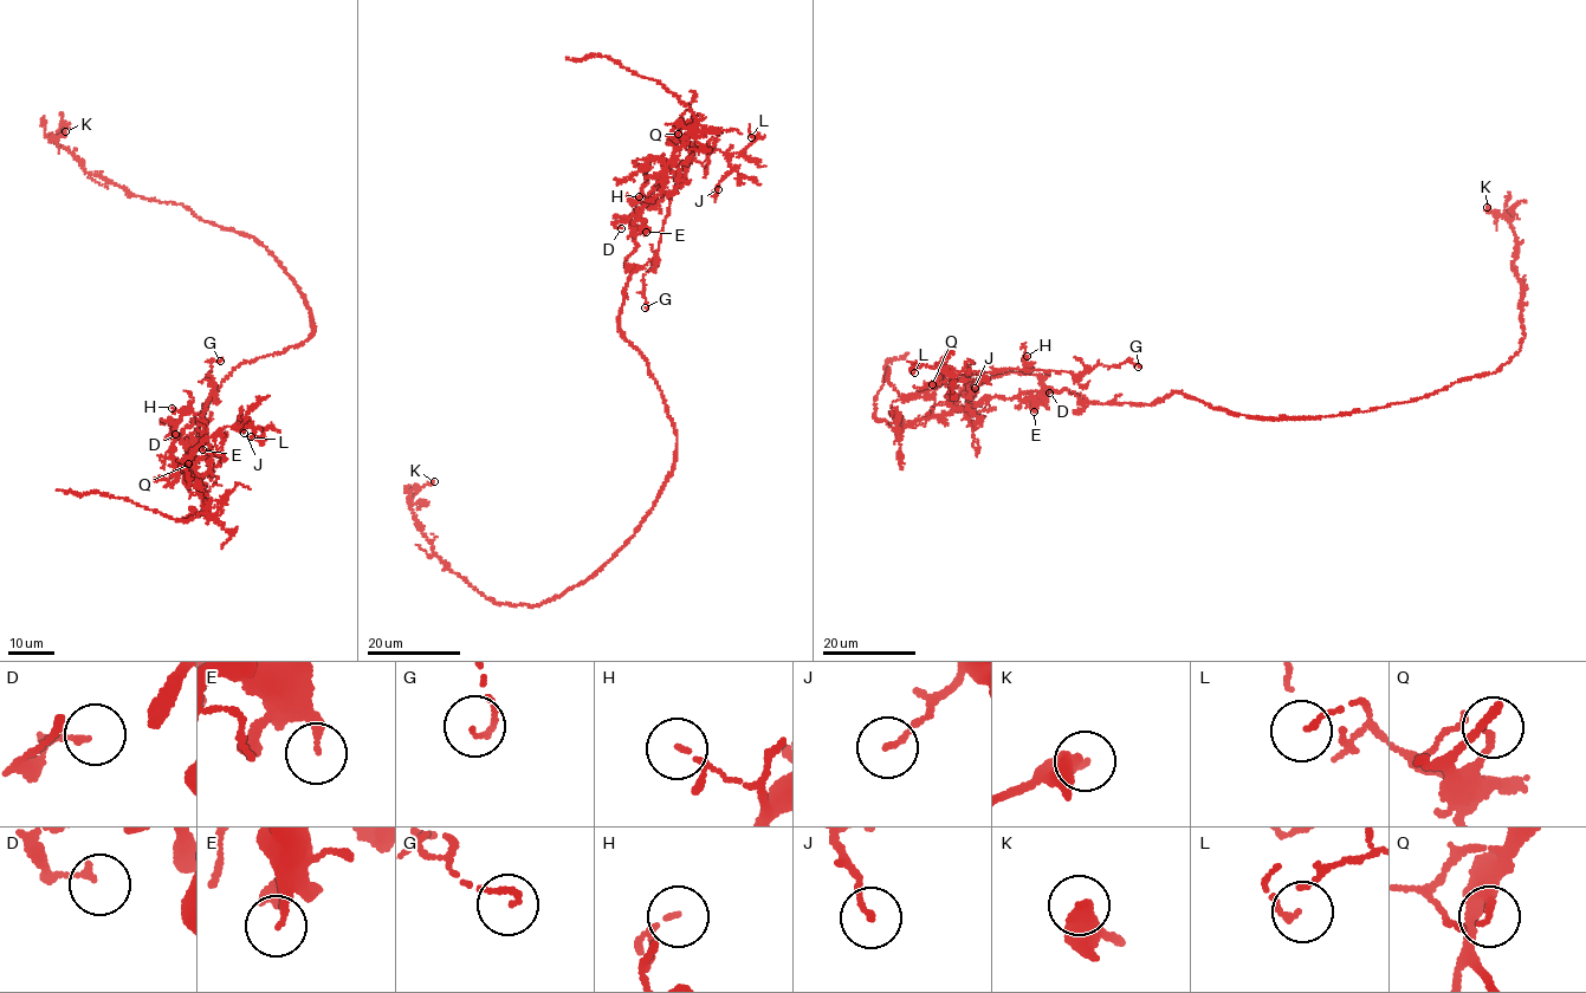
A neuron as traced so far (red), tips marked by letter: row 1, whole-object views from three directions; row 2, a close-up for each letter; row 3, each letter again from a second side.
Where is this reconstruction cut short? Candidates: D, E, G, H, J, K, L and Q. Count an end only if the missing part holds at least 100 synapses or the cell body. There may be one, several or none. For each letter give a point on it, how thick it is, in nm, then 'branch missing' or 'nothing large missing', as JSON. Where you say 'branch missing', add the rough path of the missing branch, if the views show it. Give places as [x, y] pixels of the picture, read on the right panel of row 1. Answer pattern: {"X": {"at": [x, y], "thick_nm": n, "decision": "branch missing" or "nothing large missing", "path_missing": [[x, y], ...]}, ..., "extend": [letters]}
{"D": {"at": [1049, 393], "thick_nm": 130, "decision": "nothing large missing"}, "E": {"at": [1034, 411], "thick_nm": 190, "decision": "nothing large missing"}, "G": {"at": [1138, 367], "thick_nm": 100, "decision": "nothing large missing"}, "H": {"at": [1027, 356], "thick_nm": 80, "decision": "nothing large missing"}, "J": {"at": [975, 388], "thick_nm": 130, "decision": "nothing large missing"}, "K": {"at": [1487, 207], "thick_nm": 440, "decision": "nothing large missing"}, "L": {"at": [914, 372], "thick_nm": 120, "decision": "nothing large missing"}, "Q": {"at": [932, 384], "thick_nm": 140, "decision": "nothing large missing"}, "extend": []}

